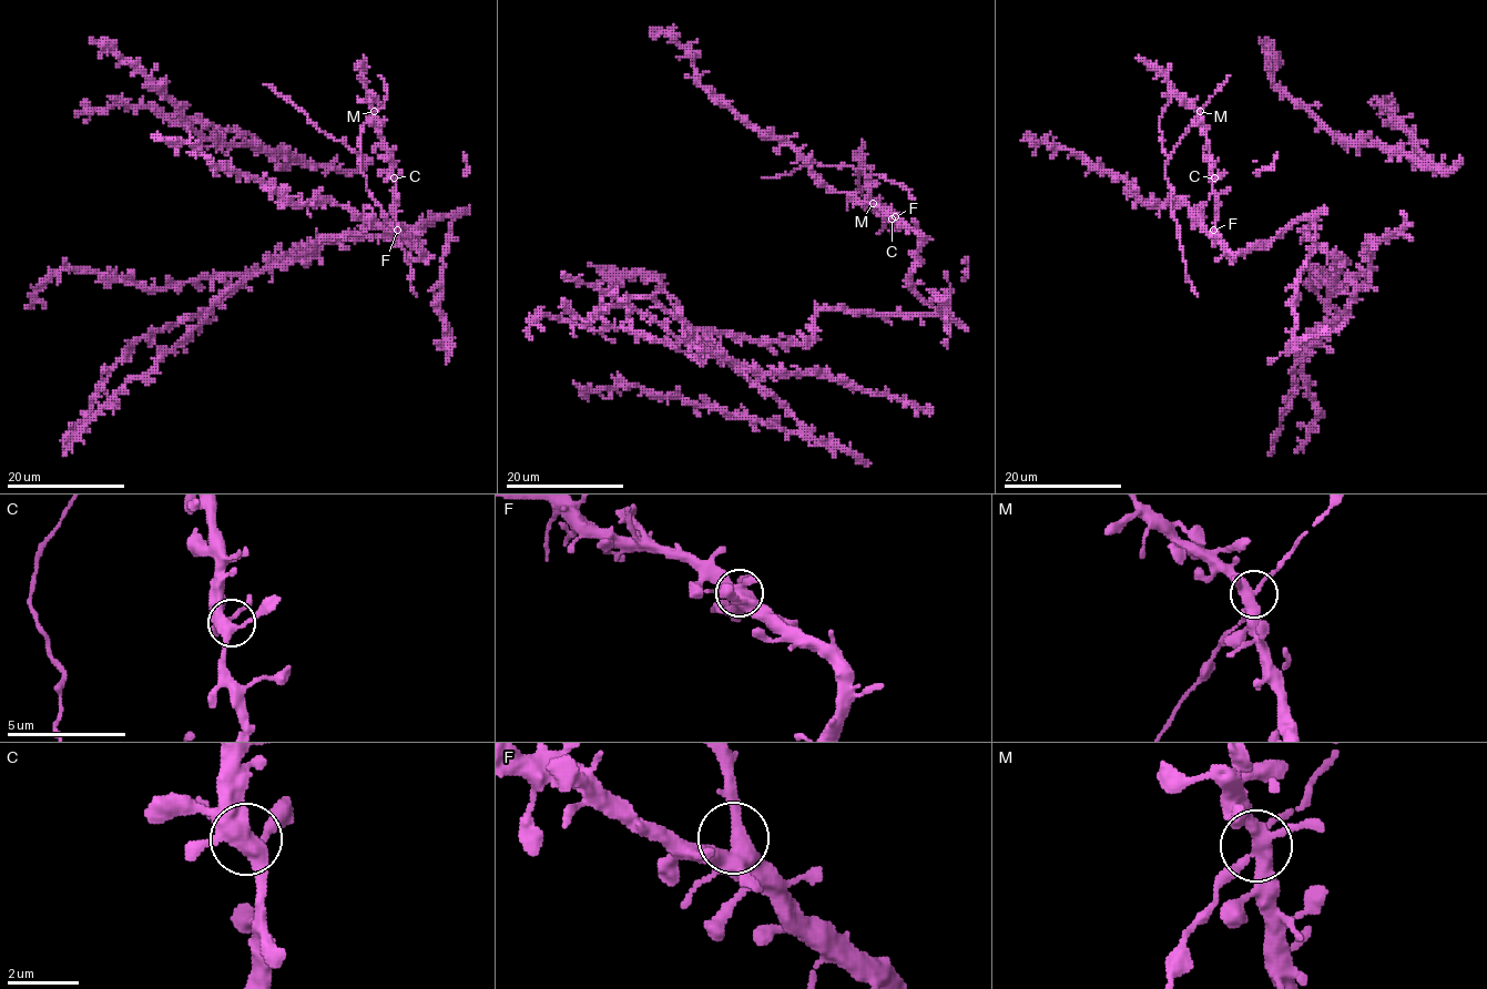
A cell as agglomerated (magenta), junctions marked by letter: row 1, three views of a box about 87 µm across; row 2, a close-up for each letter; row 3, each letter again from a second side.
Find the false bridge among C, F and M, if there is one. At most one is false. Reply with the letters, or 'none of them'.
none of them

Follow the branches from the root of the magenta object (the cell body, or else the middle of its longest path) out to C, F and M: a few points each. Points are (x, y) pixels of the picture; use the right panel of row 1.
C: (1338, 271), (1340, 258), (1304, 237), (1309, 220), (1295, 220), (1273, 238), (1232, 252), (1214, 231), (1214, 177)
F: (1338, 271), (1340, 258), (1304, 237), (1309, 220), (1295, 220), (1273, 238), (1238, 252), (1213, 230)
M: (1338, 271), (1340, 258), (1304, 237), (1309, 220), (1238, 252), (1222, 242), (1200, 112)

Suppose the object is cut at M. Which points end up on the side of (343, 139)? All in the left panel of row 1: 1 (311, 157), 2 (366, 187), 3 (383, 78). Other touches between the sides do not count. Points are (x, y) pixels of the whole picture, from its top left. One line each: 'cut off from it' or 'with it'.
1: cut off from it
2: with it
3: with it

